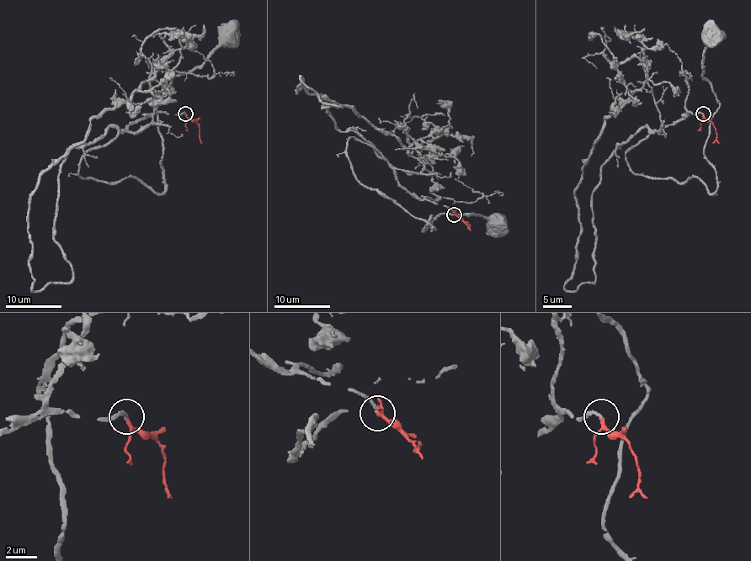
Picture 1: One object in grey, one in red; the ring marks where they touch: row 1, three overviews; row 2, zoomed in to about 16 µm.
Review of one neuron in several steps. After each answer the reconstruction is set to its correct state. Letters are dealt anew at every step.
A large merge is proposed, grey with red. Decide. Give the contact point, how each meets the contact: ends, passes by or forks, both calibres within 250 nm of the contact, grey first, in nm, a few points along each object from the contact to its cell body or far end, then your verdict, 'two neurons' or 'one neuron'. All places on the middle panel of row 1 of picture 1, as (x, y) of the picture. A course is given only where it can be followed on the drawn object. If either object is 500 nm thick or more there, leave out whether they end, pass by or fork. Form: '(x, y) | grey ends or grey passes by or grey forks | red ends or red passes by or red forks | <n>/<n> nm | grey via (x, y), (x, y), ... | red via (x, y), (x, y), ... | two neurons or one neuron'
(454, 214) | grey ends | red passes by | 180/160 nm | grey via (455, 214), (415, 198), (352, 136), (352, 172), (434, 228), (430, 215), (425, 231), (442, 214), (499, 224) | red via (455, 214), (467, 228), (470, 224) | one neuron

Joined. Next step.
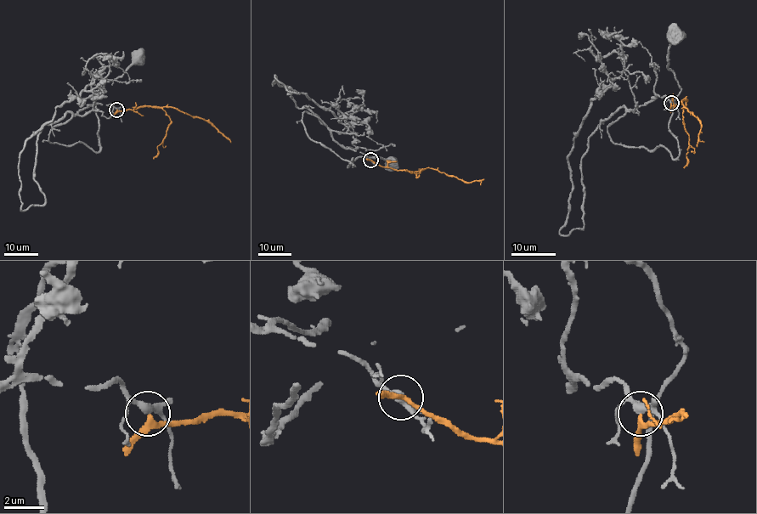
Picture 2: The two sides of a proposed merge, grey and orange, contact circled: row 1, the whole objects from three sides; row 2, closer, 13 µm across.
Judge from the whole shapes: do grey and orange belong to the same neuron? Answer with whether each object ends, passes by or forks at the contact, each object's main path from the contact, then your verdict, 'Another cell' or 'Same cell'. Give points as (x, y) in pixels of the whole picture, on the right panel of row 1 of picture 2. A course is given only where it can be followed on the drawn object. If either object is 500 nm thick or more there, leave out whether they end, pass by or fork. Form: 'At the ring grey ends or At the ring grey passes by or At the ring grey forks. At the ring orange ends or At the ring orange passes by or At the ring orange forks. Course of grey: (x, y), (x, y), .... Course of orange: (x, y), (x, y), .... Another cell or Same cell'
At the ring grey forks. At the ring orange passes by. Course of grey: (671, 103), (658, 95), (629, 110), (609, 137), (679, 155), (669, 128), (680, 90), (668, 67), (675, 34). Course of orange: (671, 103), (677, 104), (686, 99), (682, 100), (682, 104), (699, 121), (701, 130), (697, 147). Another cell

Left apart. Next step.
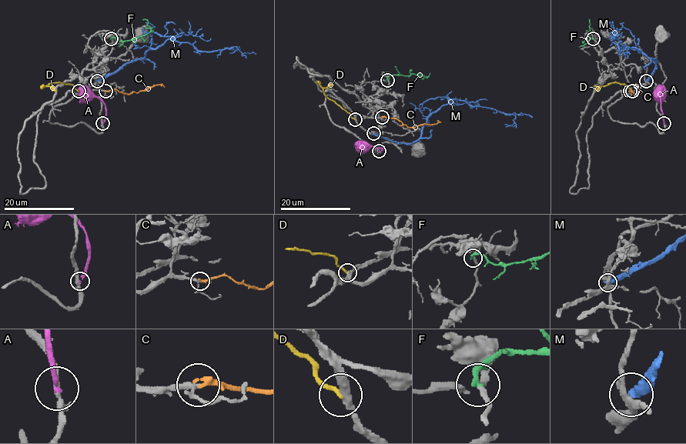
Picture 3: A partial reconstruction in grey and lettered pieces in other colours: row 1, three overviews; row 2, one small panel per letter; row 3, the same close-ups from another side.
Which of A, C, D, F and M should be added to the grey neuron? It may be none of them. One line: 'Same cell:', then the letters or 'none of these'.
Same cell: C

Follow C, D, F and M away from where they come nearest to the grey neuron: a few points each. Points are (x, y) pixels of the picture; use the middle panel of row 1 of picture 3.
C: (383, 117), (393, 118), (409, 127), (441, 121)
D: (354, 119), (325, 94), (322, 88), (332, 83)
F: (387, 80), (390, 75), (396, 75), (419, 76)
M: (373, 133), (393, 141), (413, 142), (420, 135), (426, 120), (452, 99), (533, 116)

